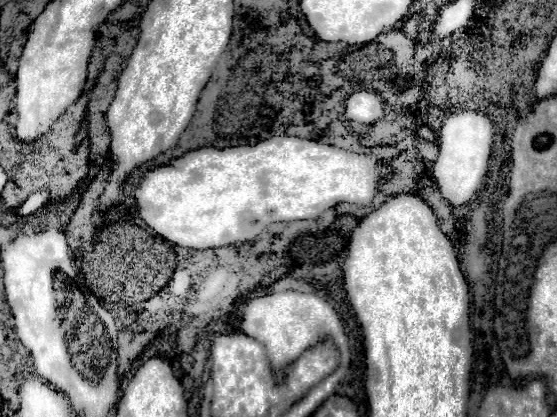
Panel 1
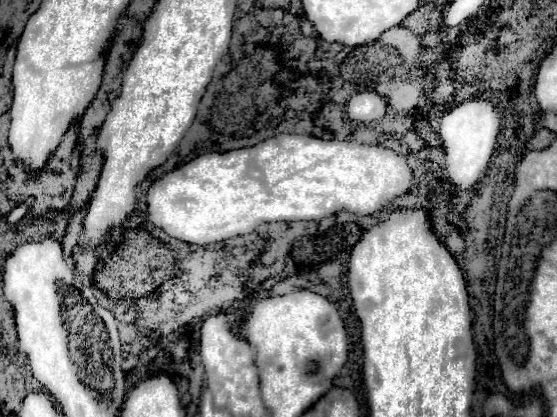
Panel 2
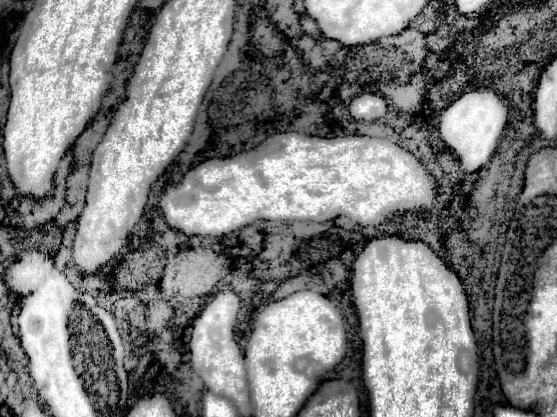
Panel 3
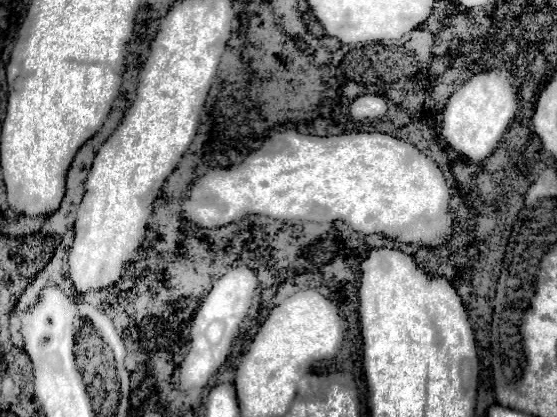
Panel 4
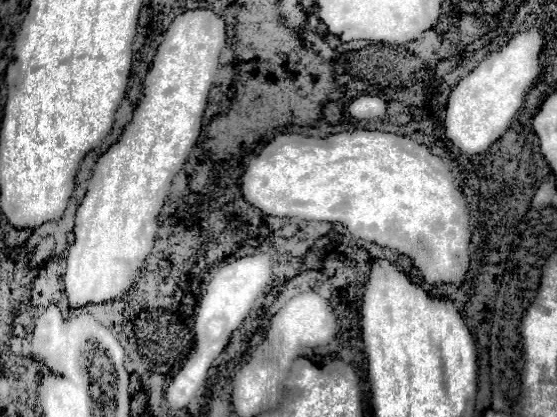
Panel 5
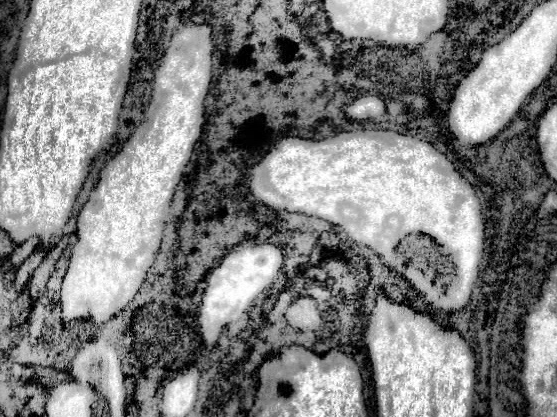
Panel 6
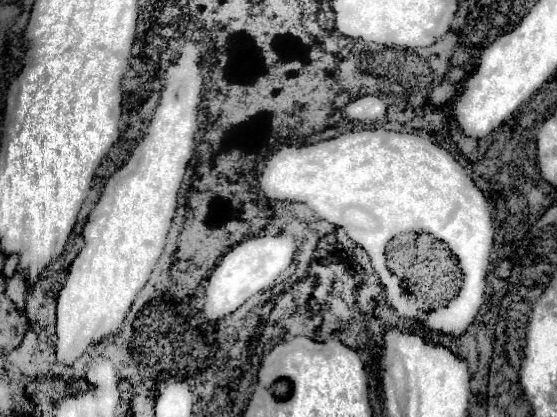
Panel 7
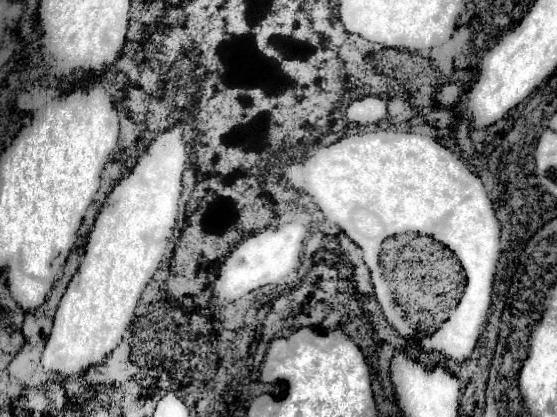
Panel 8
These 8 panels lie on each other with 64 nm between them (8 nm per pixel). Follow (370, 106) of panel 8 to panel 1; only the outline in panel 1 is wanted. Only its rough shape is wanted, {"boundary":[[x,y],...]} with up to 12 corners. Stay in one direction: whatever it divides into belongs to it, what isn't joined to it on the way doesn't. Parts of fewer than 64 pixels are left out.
{"boundary":[[352,92],[344,102],[344,118],[374,124],[384,116],[378,94]]}

